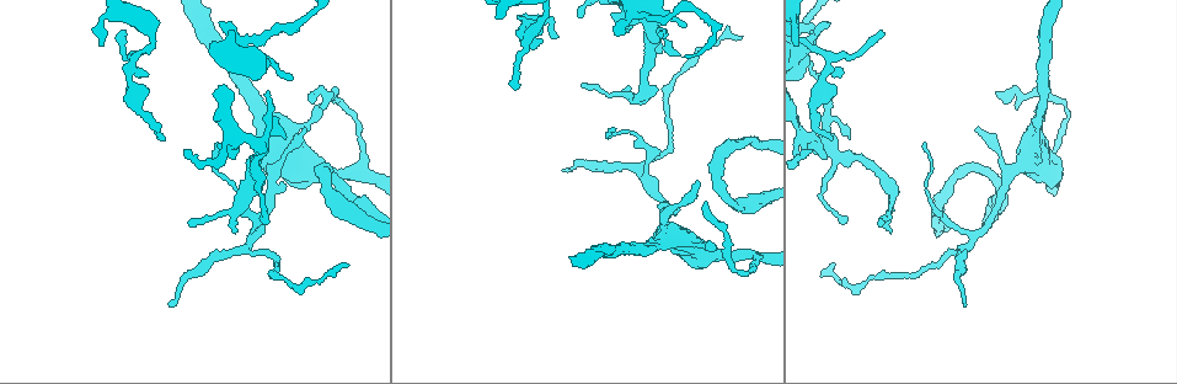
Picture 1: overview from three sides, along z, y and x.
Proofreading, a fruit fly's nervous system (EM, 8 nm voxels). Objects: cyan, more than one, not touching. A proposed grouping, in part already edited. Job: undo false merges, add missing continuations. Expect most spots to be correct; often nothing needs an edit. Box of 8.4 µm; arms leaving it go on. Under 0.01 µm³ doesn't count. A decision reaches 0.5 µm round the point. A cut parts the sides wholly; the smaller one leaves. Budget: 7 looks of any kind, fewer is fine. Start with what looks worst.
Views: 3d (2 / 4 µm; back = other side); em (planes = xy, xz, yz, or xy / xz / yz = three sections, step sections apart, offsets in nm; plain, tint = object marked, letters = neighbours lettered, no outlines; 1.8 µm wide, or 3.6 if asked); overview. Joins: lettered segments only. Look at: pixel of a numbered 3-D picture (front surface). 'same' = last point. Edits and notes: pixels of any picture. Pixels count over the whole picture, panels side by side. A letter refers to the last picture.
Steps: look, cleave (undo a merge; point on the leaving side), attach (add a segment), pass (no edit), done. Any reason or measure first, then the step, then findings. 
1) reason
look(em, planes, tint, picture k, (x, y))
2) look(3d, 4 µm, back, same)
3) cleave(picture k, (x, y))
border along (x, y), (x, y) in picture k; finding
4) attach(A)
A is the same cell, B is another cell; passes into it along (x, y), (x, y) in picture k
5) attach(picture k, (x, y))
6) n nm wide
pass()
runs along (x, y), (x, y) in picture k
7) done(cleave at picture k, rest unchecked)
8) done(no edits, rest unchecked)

abrupt turn
look(3d, 4 µm, picture 1, (527, 33))

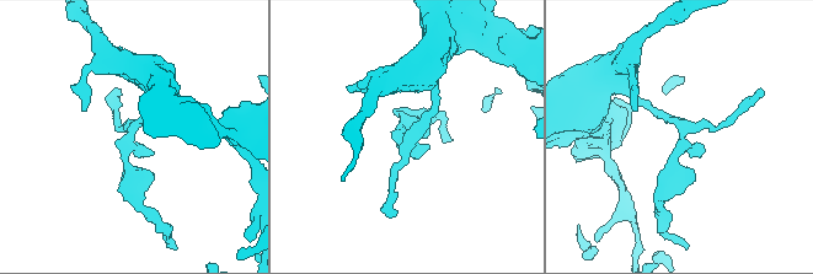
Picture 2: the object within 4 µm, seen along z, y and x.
look(em, planes, letters, picture 2, (130, 131))

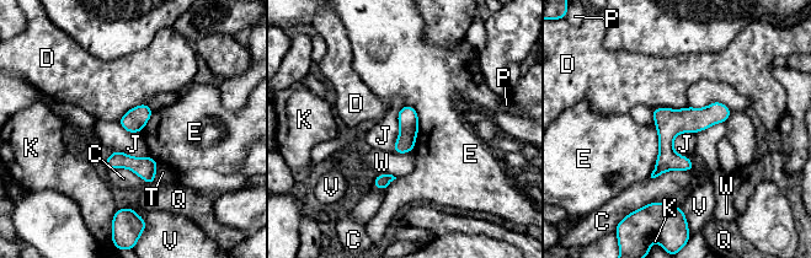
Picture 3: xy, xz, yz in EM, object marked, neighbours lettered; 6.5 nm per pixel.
pass()
C, D, E, J, K, P, Q, T, V and W are other cells; border along (695, 132), (673, 139), (678, 155) in picture 3; all the same neuron

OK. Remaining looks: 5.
branch stops here
look(em, planes, plain, picture 1, (222, 23))

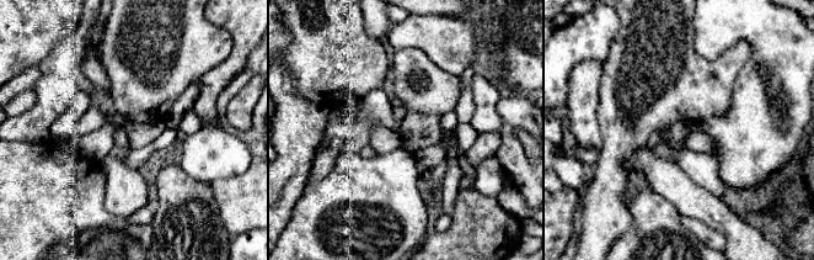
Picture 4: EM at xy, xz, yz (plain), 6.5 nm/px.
look(em, planes, letters, same)

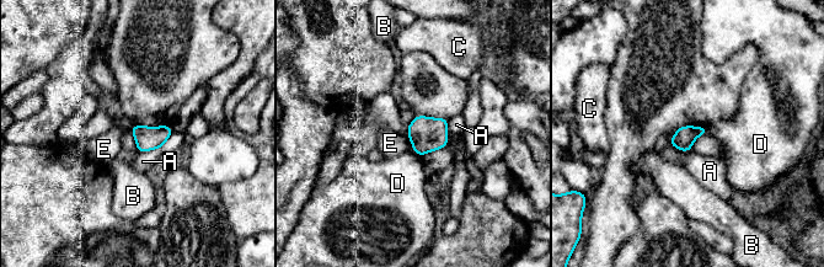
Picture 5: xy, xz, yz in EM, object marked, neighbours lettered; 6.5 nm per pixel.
pass()
A, B, C, D and E are other cells; none of them fits

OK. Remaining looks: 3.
thick turns thin
look(3d, 2 µm, back, picture 1, (1005, 180))

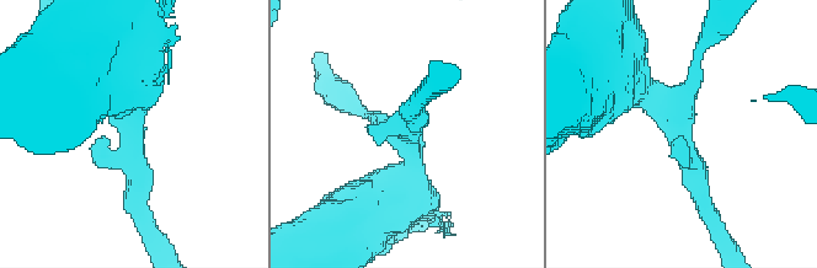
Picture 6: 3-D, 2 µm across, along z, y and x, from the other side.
3 arms; shape alone is not enough
look(em, yz, step 8, tint, picture 6, (404, 133))

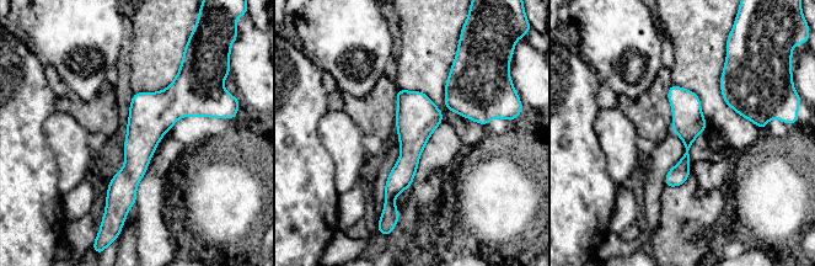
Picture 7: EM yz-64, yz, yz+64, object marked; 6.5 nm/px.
look(em, planes, letters, same)

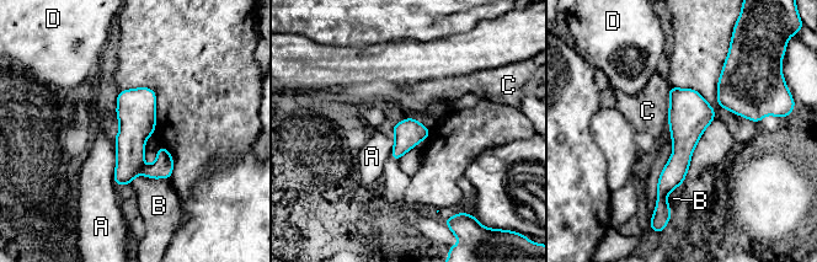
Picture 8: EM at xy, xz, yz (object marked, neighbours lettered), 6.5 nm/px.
A touches over 300 nm
pass()
A, B, C and D are other cells; border along (115, 137), (116, 167), (112, 181) in picture 8; one neuron here

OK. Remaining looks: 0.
done(no edits, rest unchecked)

